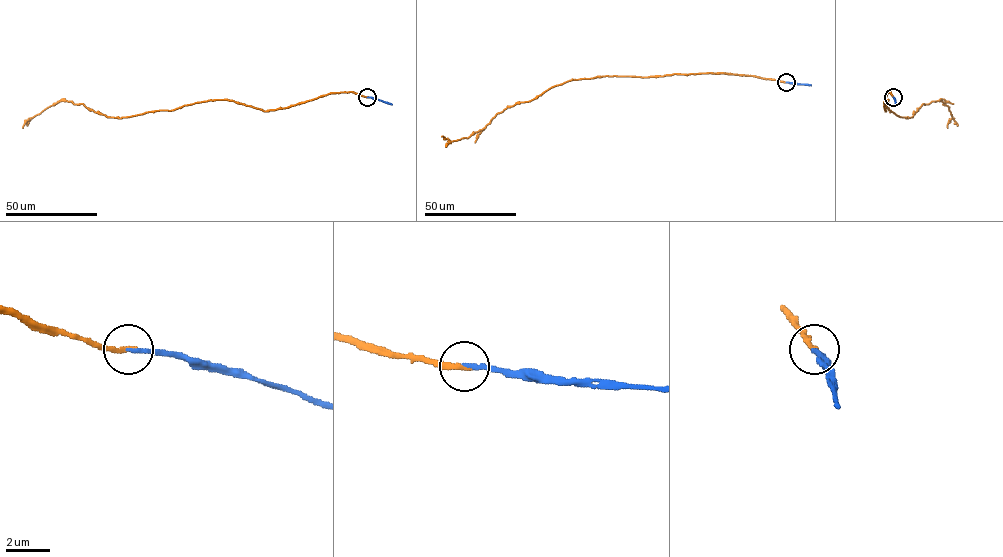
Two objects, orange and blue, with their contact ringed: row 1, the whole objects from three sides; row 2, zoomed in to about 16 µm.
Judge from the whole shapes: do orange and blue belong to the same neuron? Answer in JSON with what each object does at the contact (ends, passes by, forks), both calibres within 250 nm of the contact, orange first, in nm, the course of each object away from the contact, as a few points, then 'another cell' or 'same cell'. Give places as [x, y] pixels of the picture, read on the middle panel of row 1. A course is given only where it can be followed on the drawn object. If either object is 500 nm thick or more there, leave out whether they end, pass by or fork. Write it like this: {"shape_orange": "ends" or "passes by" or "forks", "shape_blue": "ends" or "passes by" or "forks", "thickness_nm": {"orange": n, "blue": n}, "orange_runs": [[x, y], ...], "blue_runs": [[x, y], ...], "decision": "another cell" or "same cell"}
{"shape_orange": "ends", "shape_blue": "ends", "thickness_nm": {"orange": 240, "blue": 180}, "orange_runs": [[786, 82], [723, 73], [573, 79], [550, 88], [529, 101], [508, 106], [467, 138], [452, 141], [442, 136]], "blue_runs": [[786, 82], [811, 85]], "decision": "same cell"}

